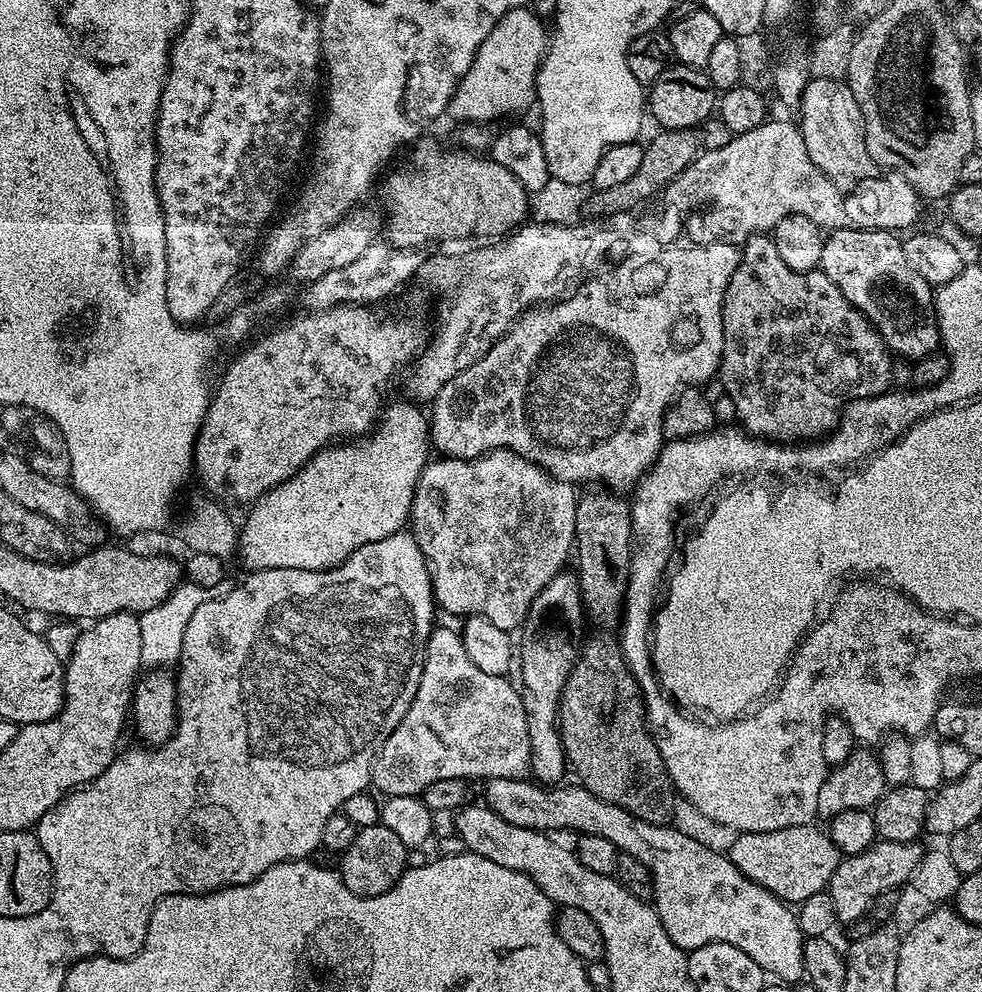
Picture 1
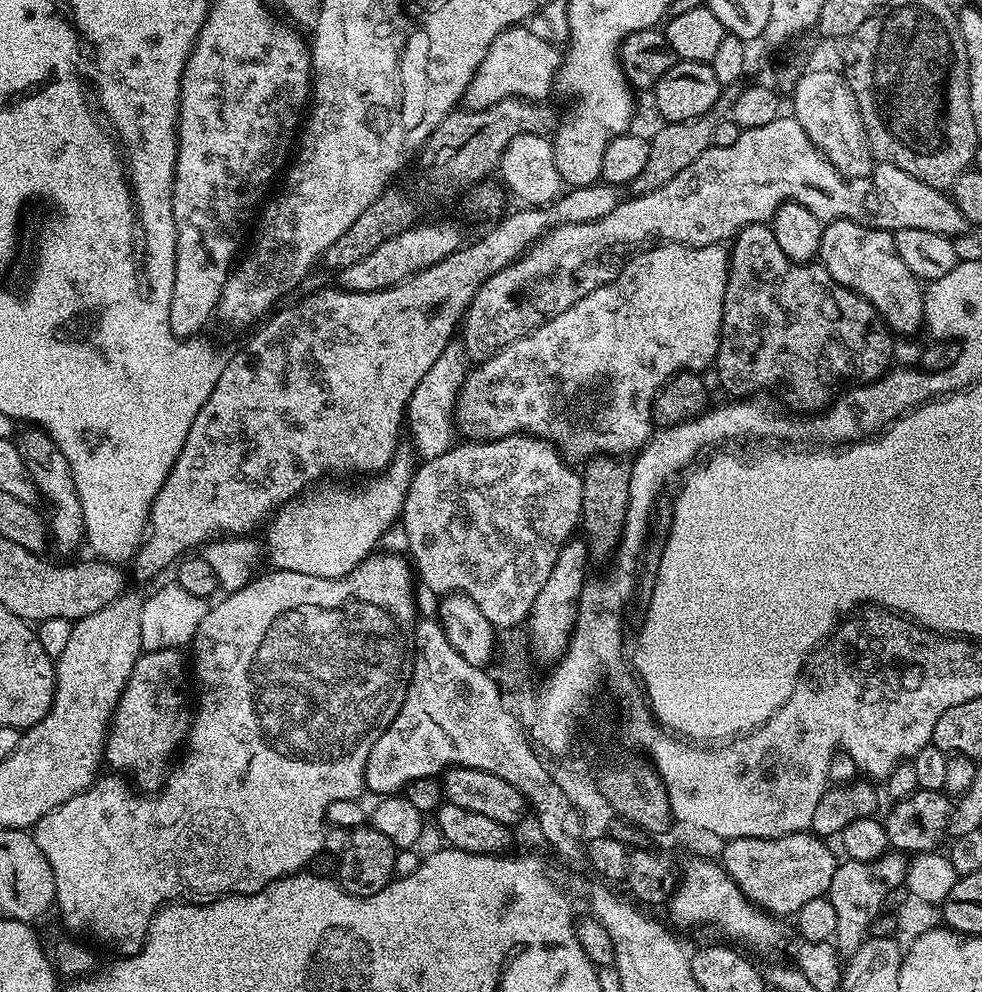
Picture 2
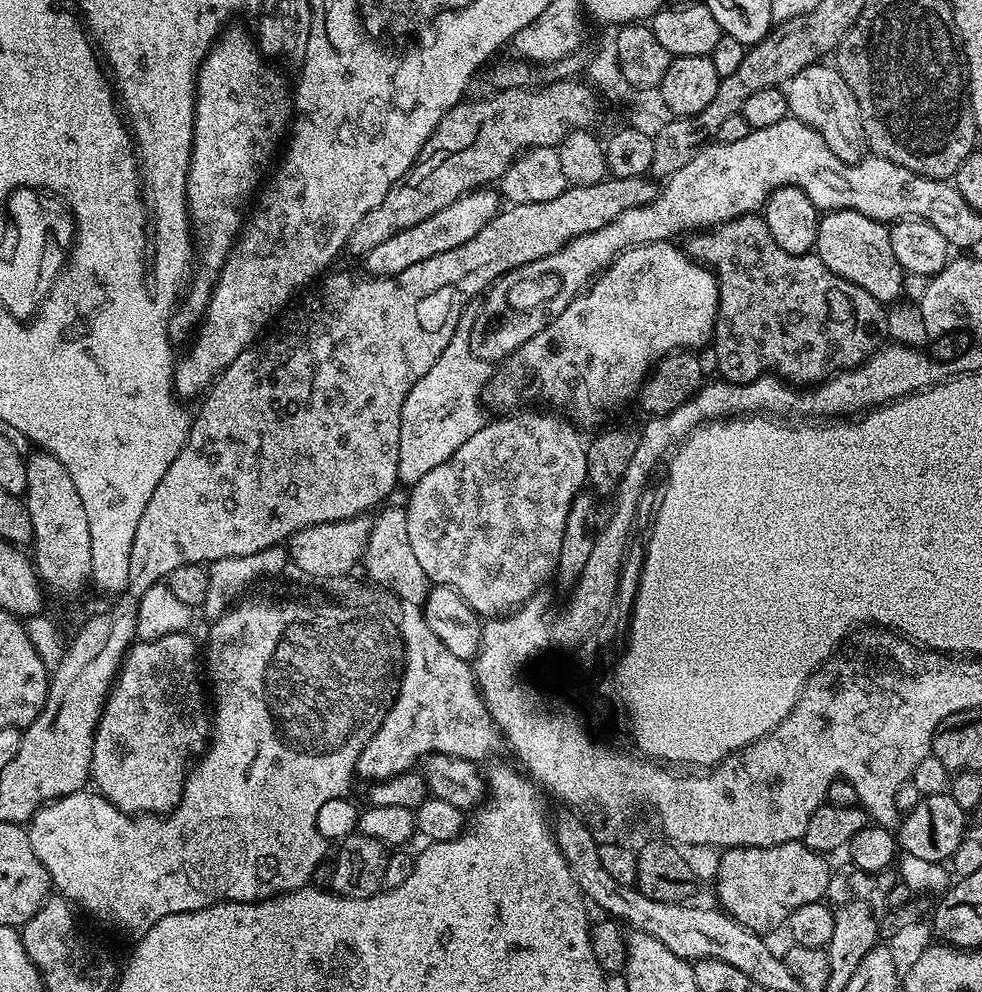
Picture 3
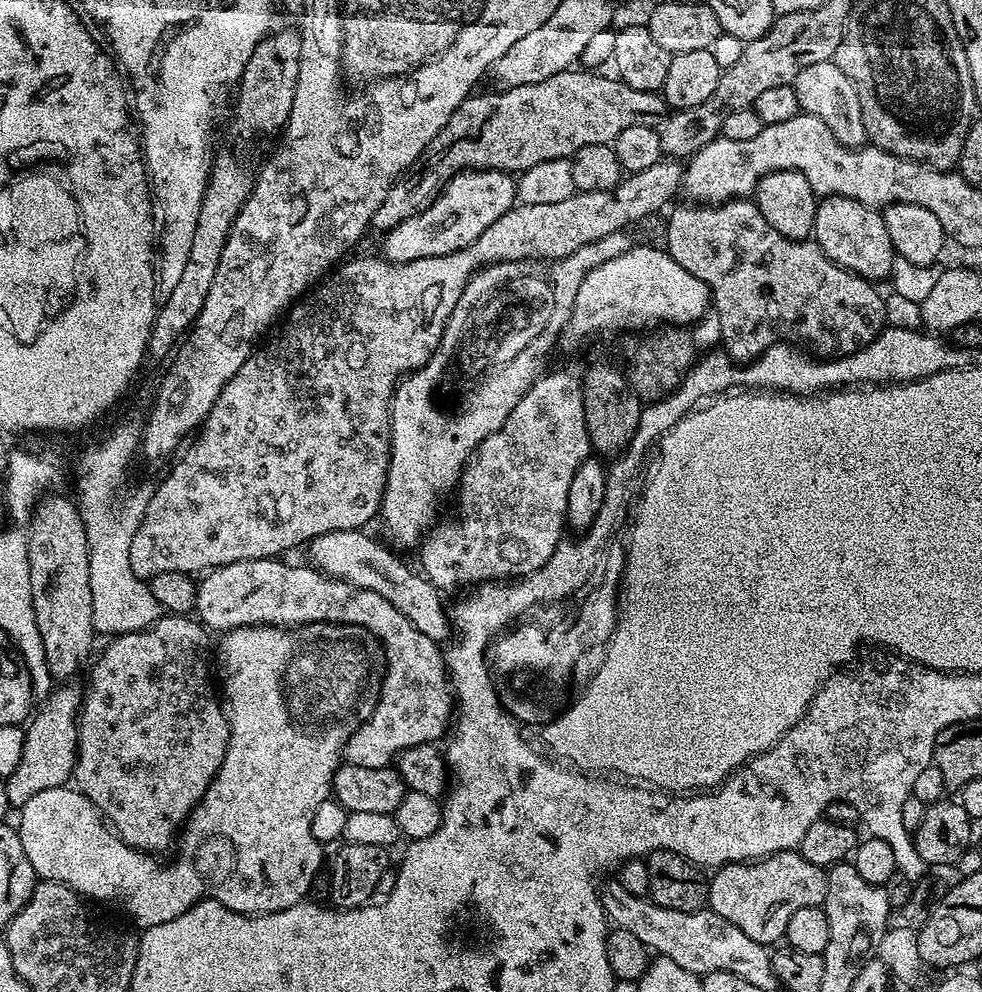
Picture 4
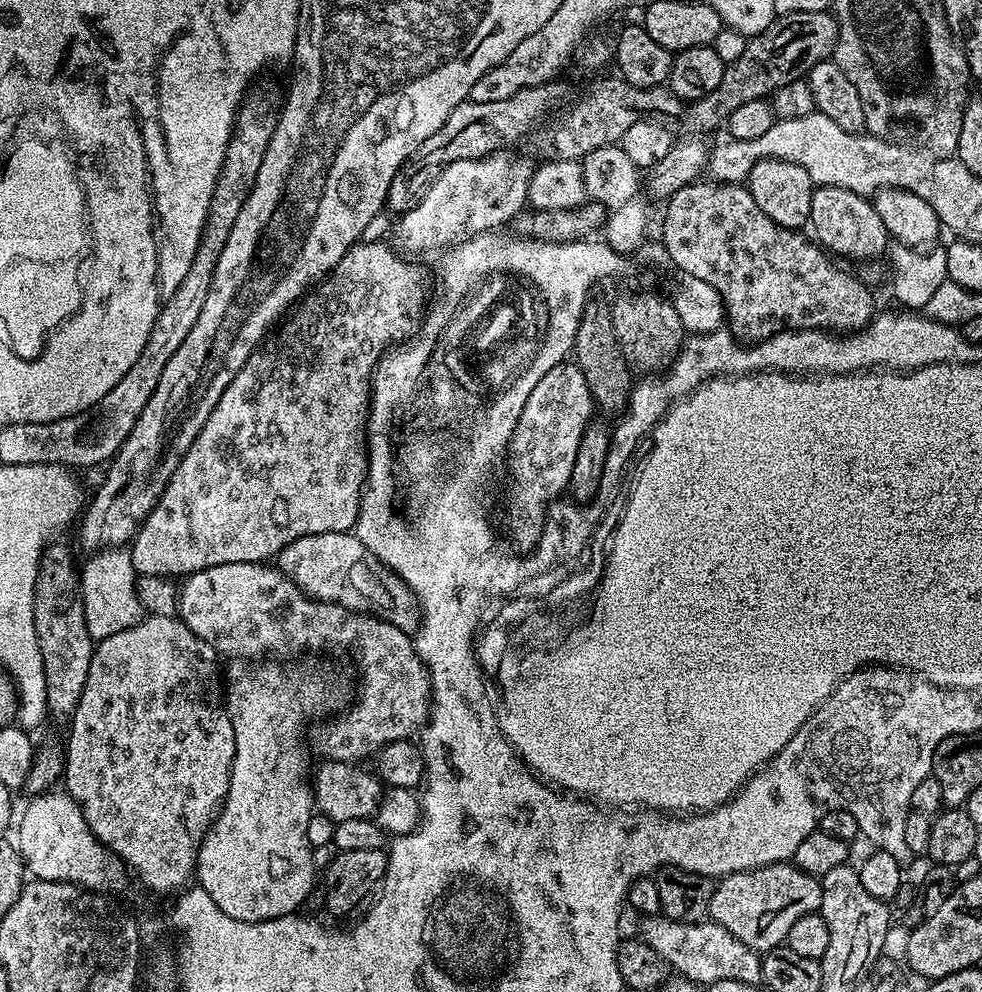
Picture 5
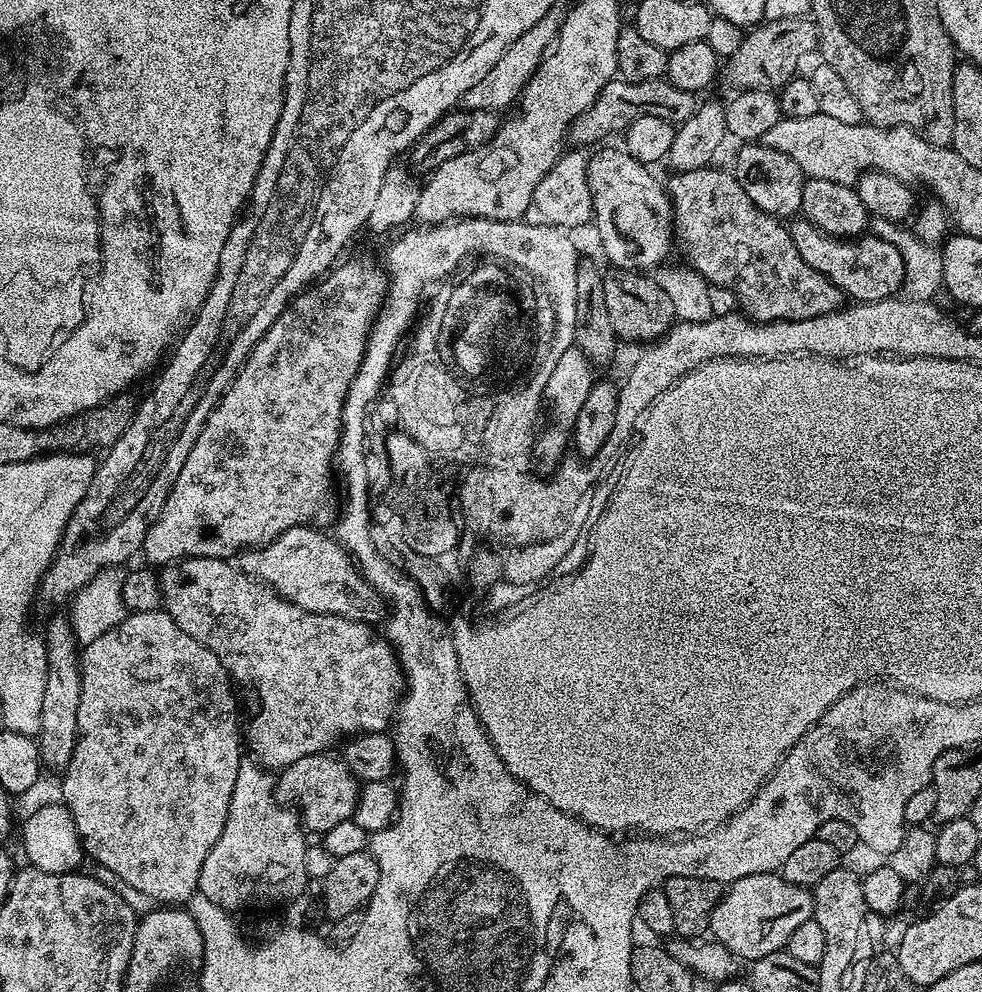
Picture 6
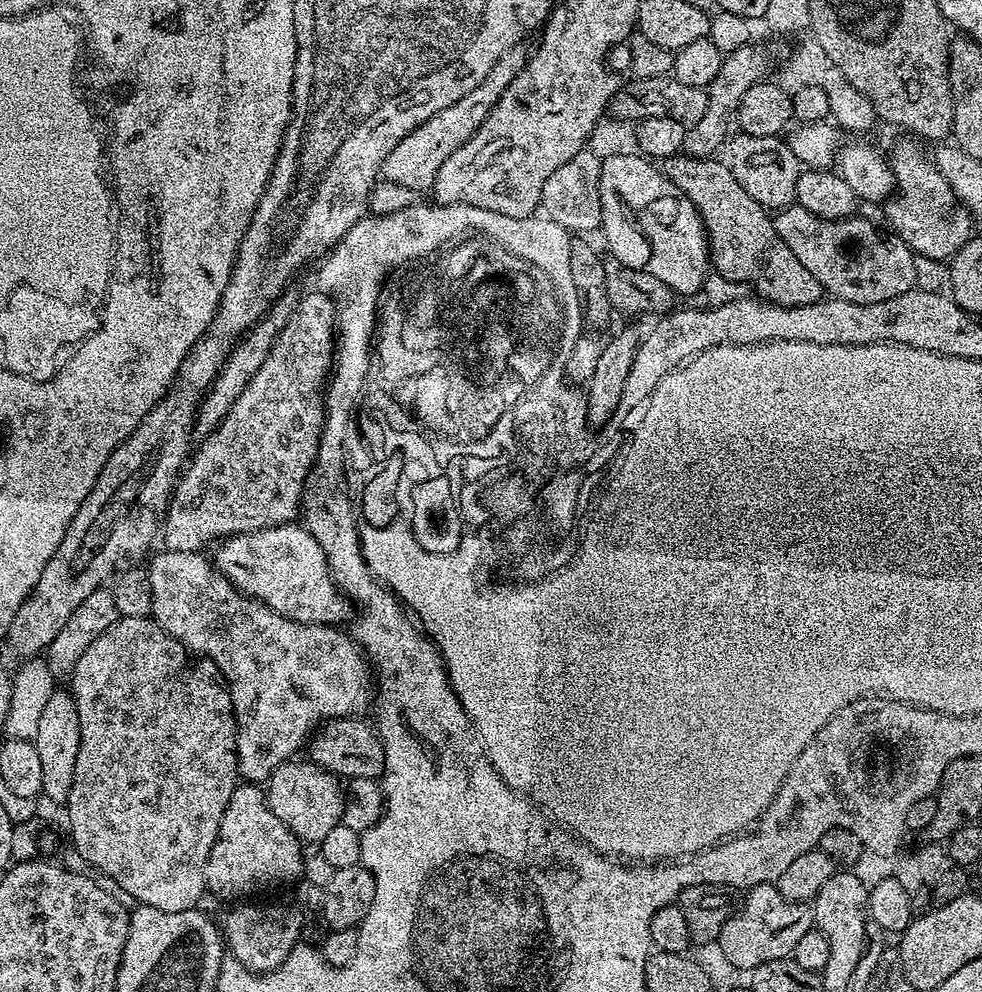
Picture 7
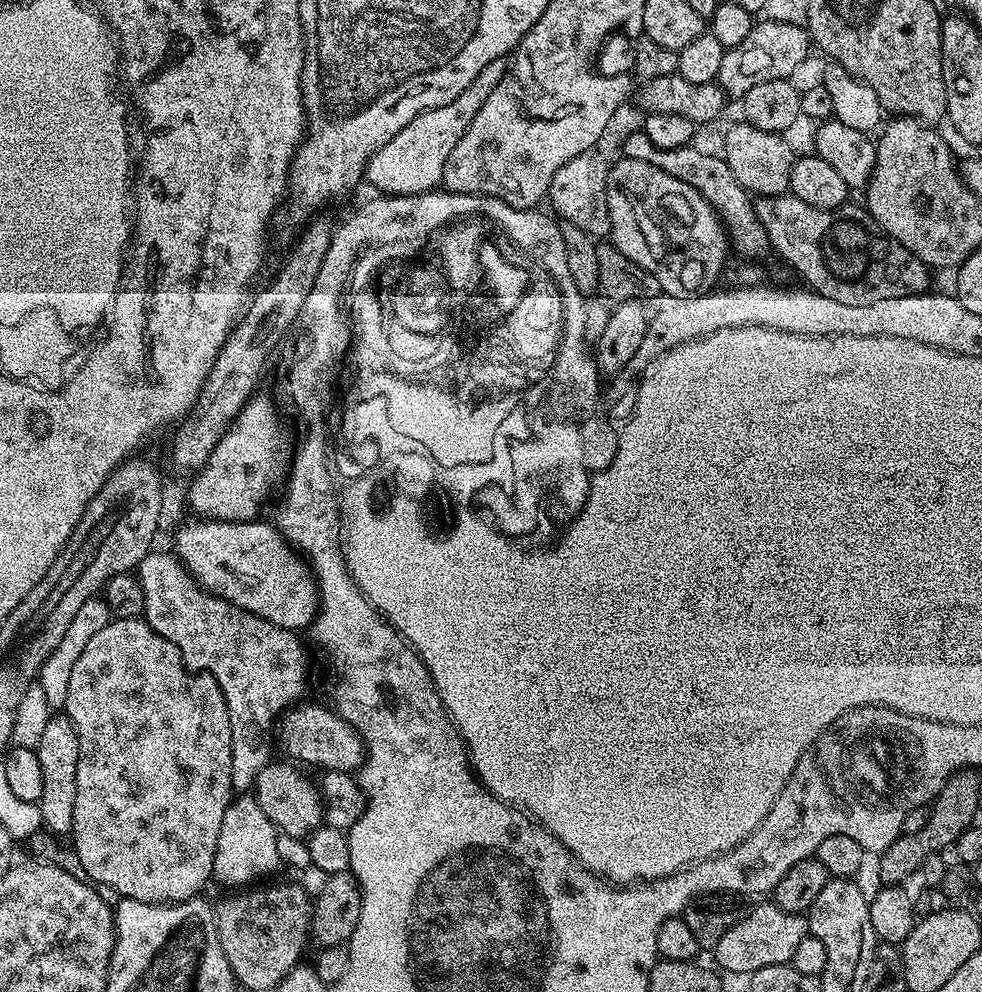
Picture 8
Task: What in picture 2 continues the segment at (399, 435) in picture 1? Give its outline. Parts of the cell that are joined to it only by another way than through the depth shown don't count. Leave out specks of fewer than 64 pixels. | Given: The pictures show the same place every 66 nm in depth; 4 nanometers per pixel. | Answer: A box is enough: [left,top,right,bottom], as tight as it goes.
[264,452,414,580]

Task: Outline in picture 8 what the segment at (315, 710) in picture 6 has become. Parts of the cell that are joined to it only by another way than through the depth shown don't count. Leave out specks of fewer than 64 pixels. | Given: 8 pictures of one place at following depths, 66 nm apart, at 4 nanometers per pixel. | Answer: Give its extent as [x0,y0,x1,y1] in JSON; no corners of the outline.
[138,550,308,794]

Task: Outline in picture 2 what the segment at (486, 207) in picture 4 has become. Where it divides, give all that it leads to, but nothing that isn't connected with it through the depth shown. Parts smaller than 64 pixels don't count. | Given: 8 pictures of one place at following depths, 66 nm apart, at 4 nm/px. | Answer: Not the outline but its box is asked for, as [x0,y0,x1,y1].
[339,220,462,292]

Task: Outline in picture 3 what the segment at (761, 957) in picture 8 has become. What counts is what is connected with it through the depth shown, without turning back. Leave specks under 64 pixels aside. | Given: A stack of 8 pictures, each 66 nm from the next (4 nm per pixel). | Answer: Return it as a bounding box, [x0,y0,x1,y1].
[716,840,830,934]

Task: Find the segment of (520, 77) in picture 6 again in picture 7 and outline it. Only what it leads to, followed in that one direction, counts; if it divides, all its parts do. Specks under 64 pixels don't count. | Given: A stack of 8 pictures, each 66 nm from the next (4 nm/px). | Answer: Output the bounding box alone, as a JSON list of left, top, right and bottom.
[383,46,526,193]

